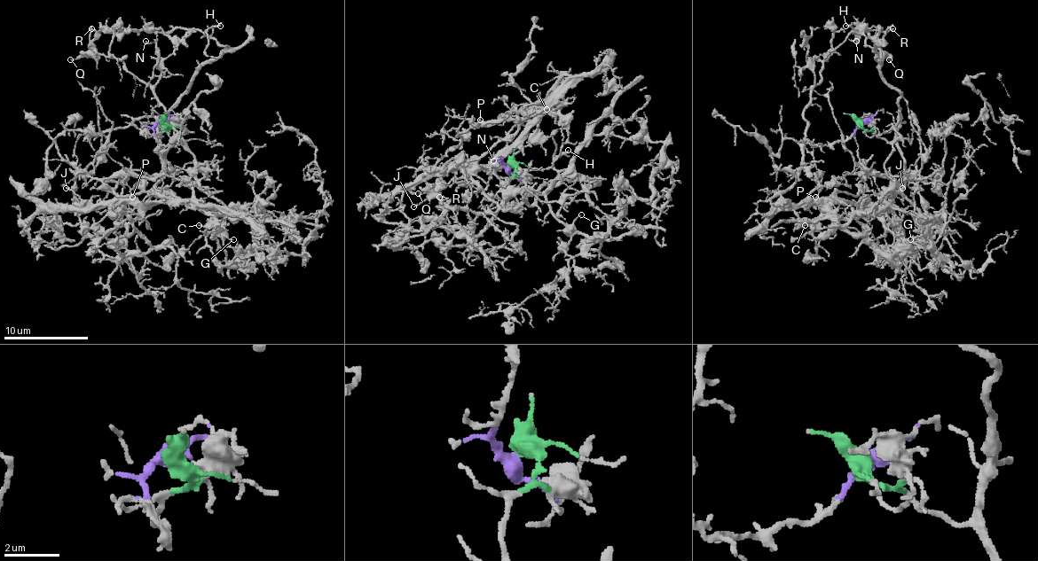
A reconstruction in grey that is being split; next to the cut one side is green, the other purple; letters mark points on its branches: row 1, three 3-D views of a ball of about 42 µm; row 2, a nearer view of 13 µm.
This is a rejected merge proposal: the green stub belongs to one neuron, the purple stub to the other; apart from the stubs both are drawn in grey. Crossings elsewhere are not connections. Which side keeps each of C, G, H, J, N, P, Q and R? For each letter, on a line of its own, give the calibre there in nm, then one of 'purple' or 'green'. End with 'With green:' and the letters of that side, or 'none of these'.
C: 160 nm | purple
G: 100 nm | green
H: 240 nm | green
J: 130 nm | purple
N: 130 nm | green
P: 100 nm | purple
Q: 110 nm | green
R: 170 nm | green
With green: G, H, N, Q, R

